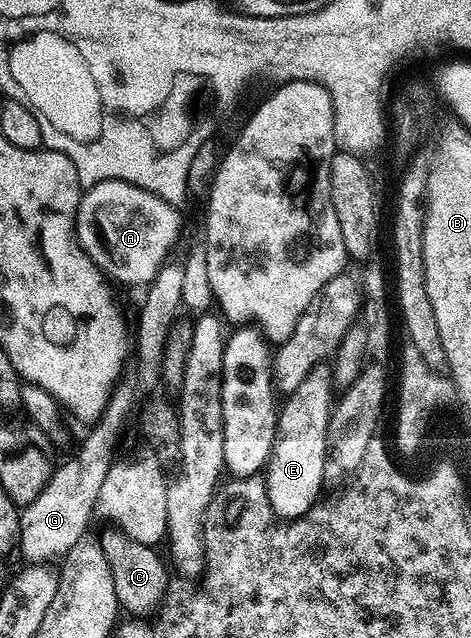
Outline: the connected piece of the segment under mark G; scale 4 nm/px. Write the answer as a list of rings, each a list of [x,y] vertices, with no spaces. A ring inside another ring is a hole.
[[[113,393],[106,405],[103,415],[91,424],[84,444],[76,451],[73,459],[57,466],[52,472],[50,481],[42,493],[30,506],[20,511],[19,550],[24,550],[28,561],[50,561],[55,557],[63,557],[68,550],[89,530],[88,522],[94,519],[98,489],[102,489],[102,481],[106,481],[106,473],[112,468],[114,456],[112,450],[116,447],[116,438],[127,417],[128,411],[134,405],[134,399],[125,393]]]

